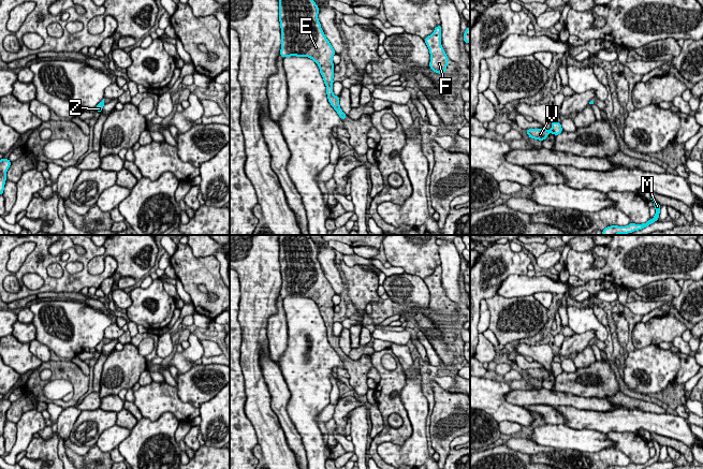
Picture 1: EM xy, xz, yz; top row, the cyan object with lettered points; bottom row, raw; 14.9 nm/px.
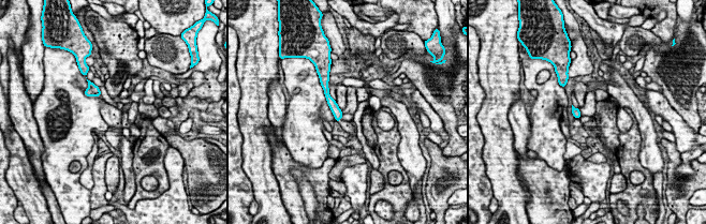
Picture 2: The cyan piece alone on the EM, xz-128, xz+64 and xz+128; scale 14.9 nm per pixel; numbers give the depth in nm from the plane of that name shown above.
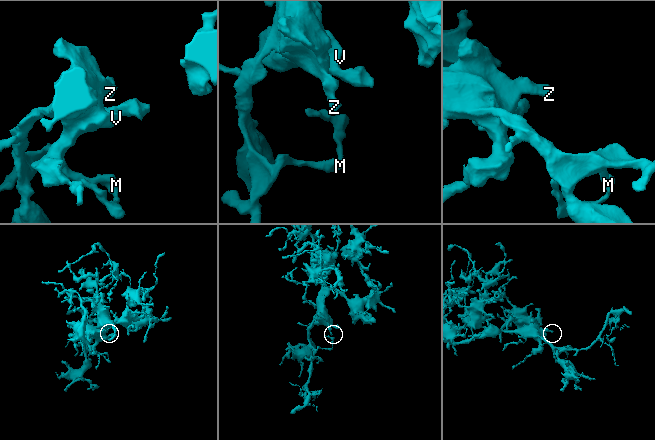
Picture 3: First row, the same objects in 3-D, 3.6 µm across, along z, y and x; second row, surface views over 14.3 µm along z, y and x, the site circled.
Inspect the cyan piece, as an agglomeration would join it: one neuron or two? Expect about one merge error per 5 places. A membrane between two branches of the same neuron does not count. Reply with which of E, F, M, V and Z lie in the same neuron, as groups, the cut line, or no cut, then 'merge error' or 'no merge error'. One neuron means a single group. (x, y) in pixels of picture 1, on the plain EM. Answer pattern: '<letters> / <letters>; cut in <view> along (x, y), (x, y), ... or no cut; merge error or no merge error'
E F M V Z; no cut; no merge error

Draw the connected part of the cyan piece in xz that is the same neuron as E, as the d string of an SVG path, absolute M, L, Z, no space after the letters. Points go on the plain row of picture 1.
M279 235L280 296L308 297L319 306L327 340L343 361L348 356L339 347L339 336L333 334L335 305L332 298L336 293L321 268L319 252L310 235Z

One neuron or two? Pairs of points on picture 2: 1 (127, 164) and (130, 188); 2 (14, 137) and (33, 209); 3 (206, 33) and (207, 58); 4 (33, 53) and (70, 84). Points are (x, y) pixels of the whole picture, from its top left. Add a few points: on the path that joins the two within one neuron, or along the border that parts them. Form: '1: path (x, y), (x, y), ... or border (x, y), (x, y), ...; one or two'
1: path (128, 169), (130, 182); one
2: path (18, 155), (19, 177), (27, 191); one
3: path (206, 40), (207, 51); one
4: border (45, 47), (43, 54), (43, 86); two

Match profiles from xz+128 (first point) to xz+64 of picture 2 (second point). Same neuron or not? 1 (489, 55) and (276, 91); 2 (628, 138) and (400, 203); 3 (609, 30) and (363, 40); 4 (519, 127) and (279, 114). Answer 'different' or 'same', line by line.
1: different
2: same
3: different
4: same

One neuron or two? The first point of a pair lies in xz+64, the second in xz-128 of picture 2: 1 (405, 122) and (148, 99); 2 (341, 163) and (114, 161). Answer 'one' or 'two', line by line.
1: two
2: two

